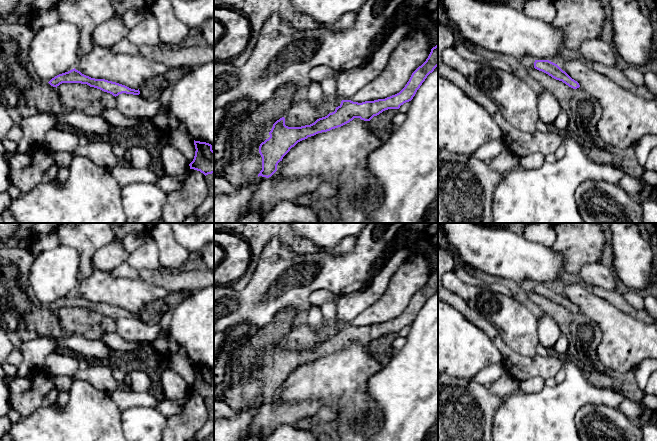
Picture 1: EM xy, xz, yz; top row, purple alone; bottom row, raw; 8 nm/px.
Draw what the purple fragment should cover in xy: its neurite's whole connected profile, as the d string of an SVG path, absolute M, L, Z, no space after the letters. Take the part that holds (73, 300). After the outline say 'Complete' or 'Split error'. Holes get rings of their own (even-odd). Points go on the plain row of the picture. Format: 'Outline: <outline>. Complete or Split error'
Outline: M75 292L68 296L55 300L48 307L51 310L56 311L56 312L62 307L87 308L90 311L94 311L104 316L110 317L115 321L122 317L133 318L133 319L140 318L139 313L138 314L131 313L125 309L112 306L112 305L108 305L105 303L91 302L89 300L82 298L80 295L76 294Z. Complete

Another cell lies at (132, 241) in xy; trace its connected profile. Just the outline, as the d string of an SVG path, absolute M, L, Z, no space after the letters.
M137 233L127 234L122 244L127 252L131 253L145 242L144 237Z

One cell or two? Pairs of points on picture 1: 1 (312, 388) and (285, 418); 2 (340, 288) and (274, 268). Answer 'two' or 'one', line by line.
1: two
2: one

